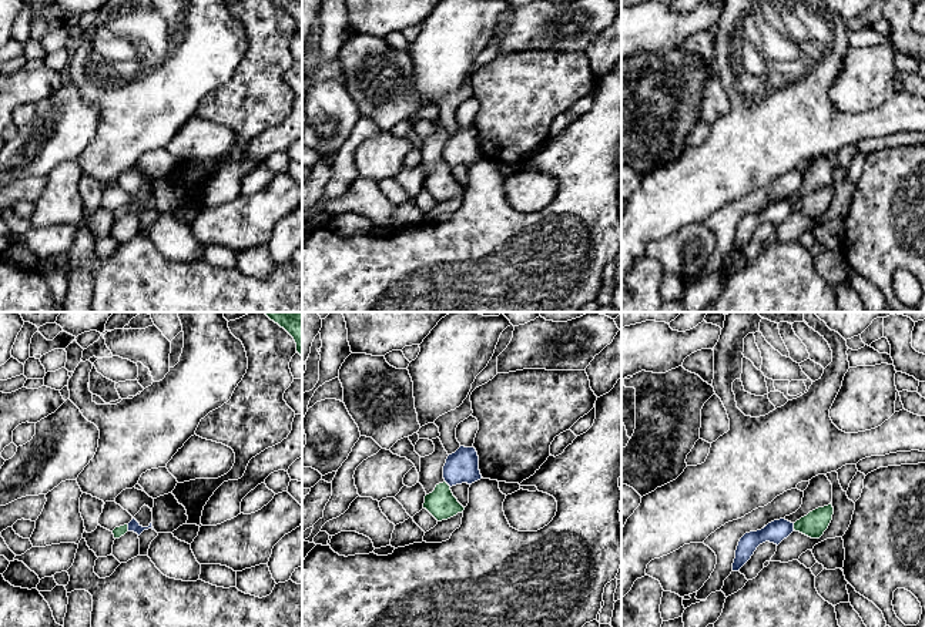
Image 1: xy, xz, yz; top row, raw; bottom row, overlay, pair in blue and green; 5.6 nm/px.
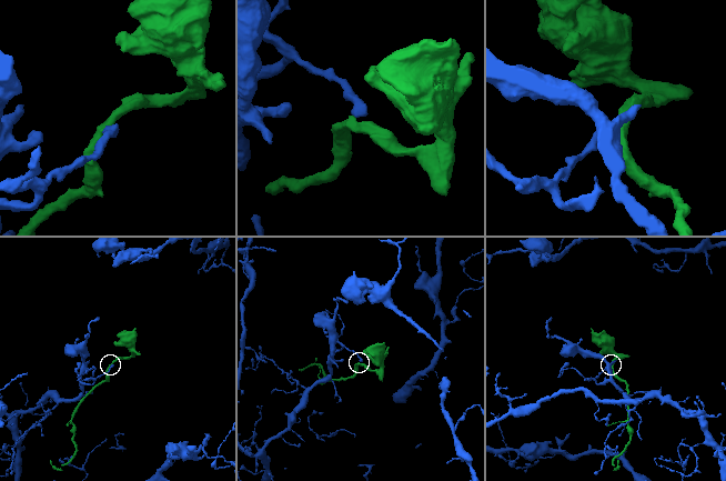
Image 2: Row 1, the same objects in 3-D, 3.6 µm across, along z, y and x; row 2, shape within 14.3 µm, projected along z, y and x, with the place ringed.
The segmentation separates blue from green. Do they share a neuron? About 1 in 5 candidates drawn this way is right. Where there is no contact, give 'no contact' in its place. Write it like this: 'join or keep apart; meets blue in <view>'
keep apart; meets blue in xy

